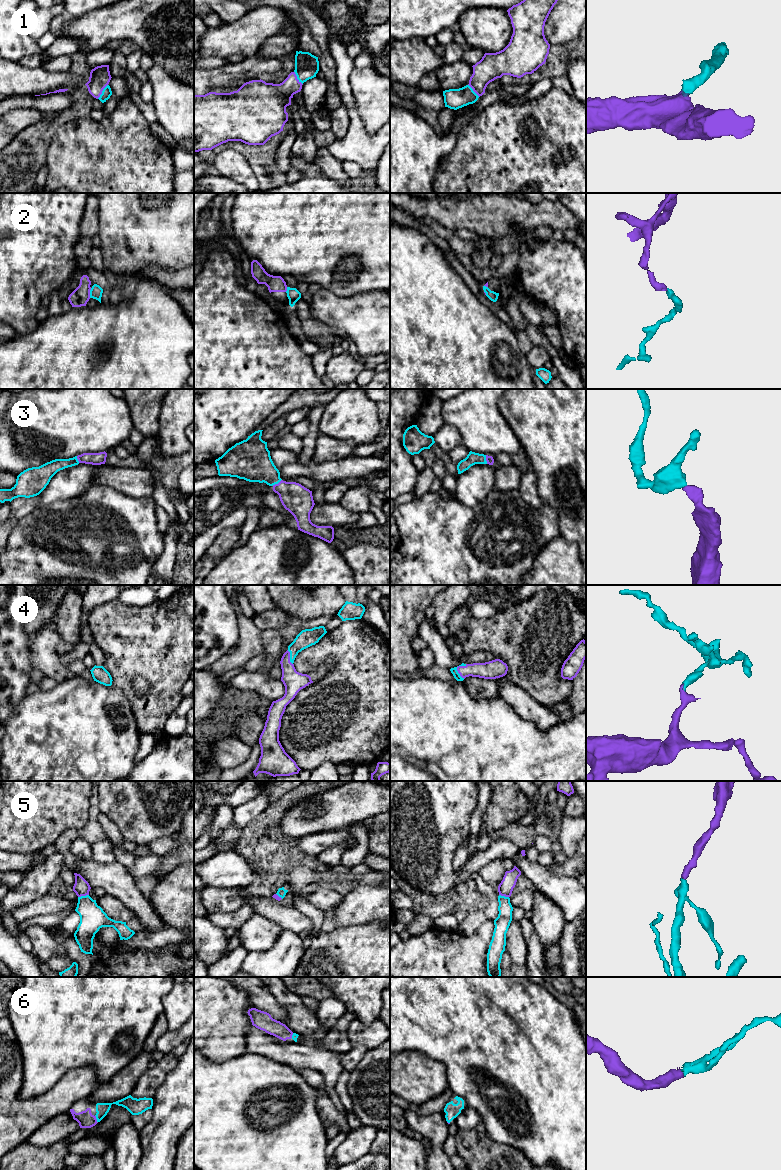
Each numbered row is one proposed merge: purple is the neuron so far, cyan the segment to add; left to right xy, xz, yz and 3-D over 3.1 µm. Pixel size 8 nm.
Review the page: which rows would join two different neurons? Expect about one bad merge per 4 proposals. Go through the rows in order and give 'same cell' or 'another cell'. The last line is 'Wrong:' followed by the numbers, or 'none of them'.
1: same cell
2: another cell
3: same cell
4: same cell
5: same cell
6: same cell
Wrong: 2

